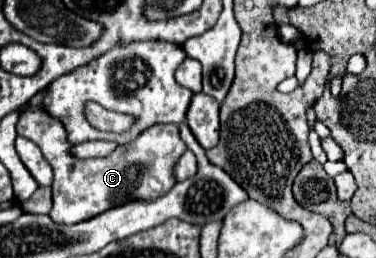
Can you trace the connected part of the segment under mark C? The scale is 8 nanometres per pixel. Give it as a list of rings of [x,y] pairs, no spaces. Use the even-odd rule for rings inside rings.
[[[26,110],[20,112],[20,120],[16,124],[20,136],[32,140],[48,160],[54,170],[52,196],[54,206],[50,210],[50,218],[58,224],[76,224],[88,220],[110,206],[118,206],[128,200],[150,200],[166,194],[174,186],[172,166],[186,152],[186,144],[180,138],[180,130],[176,124],[154,124],[144,130],[132,144],[118,146],[106,158],[90,158],[78,160],[68,154],[68,140],[64,126],[60,120],[52,118],[42,110]]]

